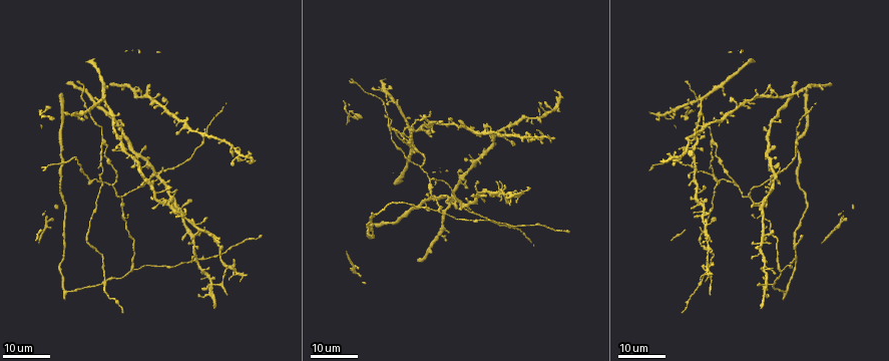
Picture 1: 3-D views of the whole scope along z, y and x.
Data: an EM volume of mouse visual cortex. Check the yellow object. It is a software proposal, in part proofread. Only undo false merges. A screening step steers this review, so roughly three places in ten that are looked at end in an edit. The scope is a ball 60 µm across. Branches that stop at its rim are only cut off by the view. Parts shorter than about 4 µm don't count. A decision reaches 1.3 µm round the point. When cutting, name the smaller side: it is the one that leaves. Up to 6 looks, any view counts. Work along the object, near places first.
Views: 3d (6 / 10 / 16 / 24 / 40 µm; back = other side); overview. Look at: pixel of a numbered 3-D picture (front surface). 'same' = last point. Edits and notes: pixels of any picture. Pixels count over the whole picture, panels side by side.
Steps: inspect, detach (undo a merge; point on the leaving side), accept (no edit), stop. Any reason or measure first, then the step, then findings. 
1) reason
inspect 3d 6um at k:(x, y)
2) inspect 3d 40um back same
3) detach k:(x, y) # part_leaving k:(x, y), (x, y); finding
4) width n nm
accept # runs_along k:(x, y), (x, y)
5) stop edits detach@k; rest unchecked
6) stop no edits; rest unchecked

arms part here
inspect 3d 16um at 1:(421, 165)

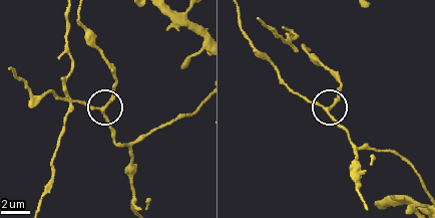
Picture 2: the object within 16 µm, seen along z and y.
closer look
inspect 3d 10um at 2:(97, 107)

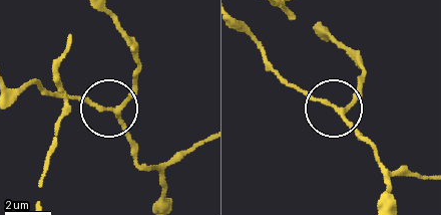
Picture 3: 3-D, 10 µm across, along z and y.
side_arm 30 um
detach 3:(87, 100) # a second cell is stuck on

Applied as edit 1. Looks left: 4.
thin arm on a thick one
inspect 3d 24um at 1:(130, 271)

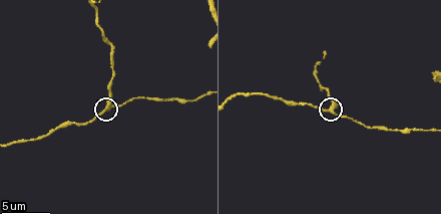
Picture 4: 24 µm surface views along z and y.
inspect 3d 10um at 4:(108, 110)

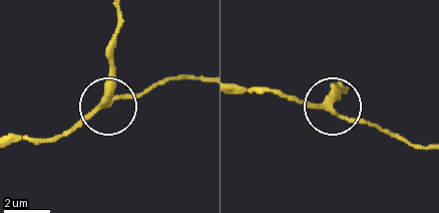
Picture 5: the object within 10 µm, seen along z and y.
arms 3
accept # runs_along 5:(117, 10), (109, 104), (166, 81); all the same cell

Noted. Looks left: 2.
inspect 3d 16um at 1:(711, 144)

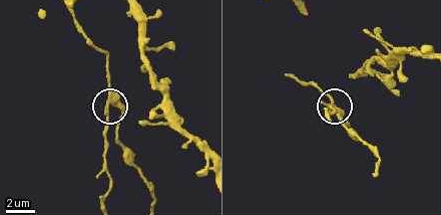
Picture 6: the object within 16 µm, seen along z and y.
inspect 3d 10um at 6:(109, 103)

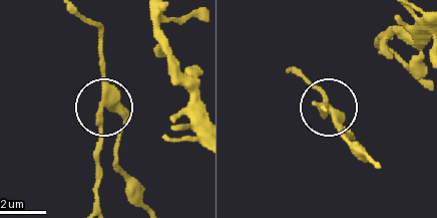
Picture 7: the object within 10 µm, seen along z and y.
detach 7:(101, 140) # part_leaving 7:(100, 105), (94, 202); two cells meet here

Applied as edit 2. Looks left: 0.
stop edits detach@3, detach@7; rest unchecked

